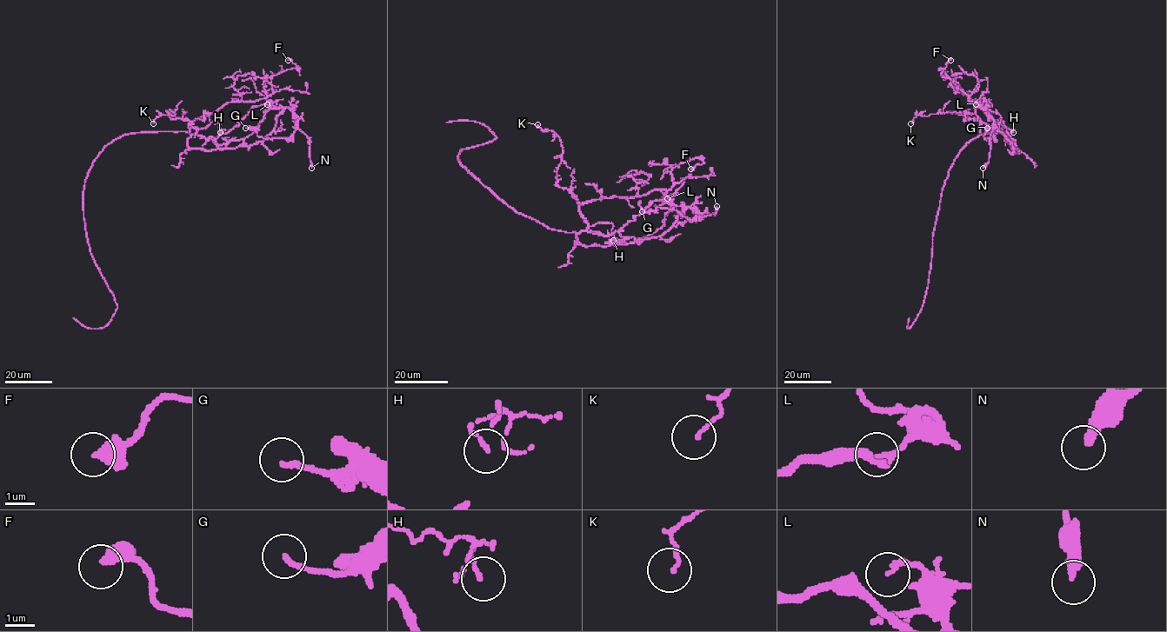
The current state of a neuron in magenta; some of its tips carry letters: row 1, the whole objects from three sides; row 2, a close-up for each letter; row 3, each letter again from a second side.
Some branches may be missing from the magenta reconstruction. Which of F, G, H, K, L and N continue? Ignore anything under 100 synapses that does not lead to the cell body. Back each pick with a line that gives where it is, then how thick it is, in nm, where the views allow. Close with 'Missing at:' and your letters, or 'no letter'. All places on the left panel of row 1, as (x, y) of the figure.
Missing at: no letter

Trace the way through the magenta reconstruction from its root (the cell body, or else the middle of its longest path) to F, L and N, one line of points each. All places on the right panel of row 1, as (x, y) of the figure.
F: (985, 134), (1006, 132), (988, 126), (977, 116), (976, 102), (970, 101), (940, 68), (944, 69), (950, 60)
L: (985, 134), (1006, 131), (1009, 138), (977, 104), (983, 108), (981, 104), (976, 104)
N: (985, 134), (1006, 131), (1009, 138), (977, 104), (983, 108), (994, 120), (989, 161), (983, 168)

